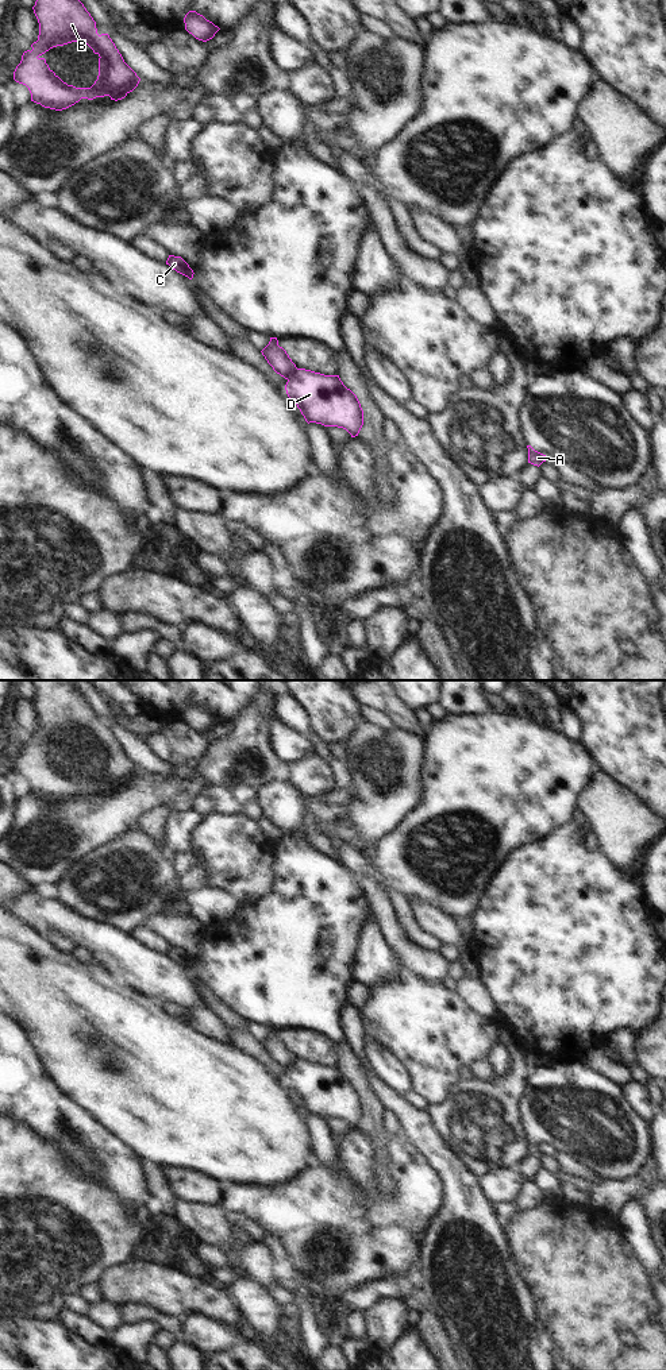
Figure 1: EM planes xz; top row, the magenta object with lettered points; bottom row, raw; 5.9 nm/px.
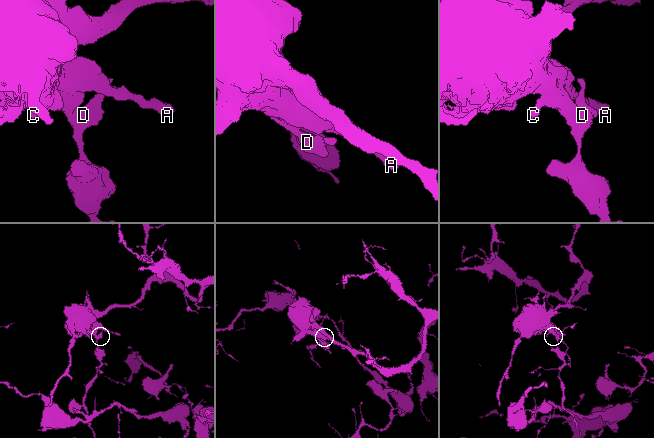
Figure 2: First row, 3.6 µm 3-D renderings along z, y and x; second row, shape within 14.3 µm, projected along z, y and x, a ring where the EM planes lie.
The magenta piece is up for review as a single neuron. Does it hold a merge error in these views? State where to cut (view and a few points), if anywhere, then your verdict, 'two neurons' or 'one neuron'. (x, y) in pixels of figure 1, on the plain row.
xz (297, 1060), (288, 1071) | two neurons

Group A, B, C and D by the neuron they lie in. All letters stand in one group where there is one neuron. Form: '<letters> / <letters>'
A B C / D

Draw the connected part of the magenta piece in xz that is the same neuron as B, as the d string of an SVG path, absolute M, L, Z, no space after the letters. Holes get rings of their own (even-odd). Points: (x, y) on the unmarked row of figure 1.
M32 680L32 683L36 691L32 701L39 714L39 726L38 732L31 736L32 741L23 744L22 752L14 763L14 771L28 779L31 792L45 799L62 802L74 796L81 790L93 791L96 788L109 787L111 791L118 792L138 777L140 769L124 753L109 726L97 725L96 713L70 680ZM72 733L86 734L100 748L99 767L91 779L68 776L49 759L46 750L41 748L53 738Z

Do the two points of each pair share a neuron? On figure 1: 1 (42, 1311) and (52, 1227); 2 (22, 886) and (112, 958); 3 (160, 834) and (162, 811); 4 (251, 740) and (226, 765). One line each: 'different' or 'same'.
1: same
2: different
3: same
4: same

